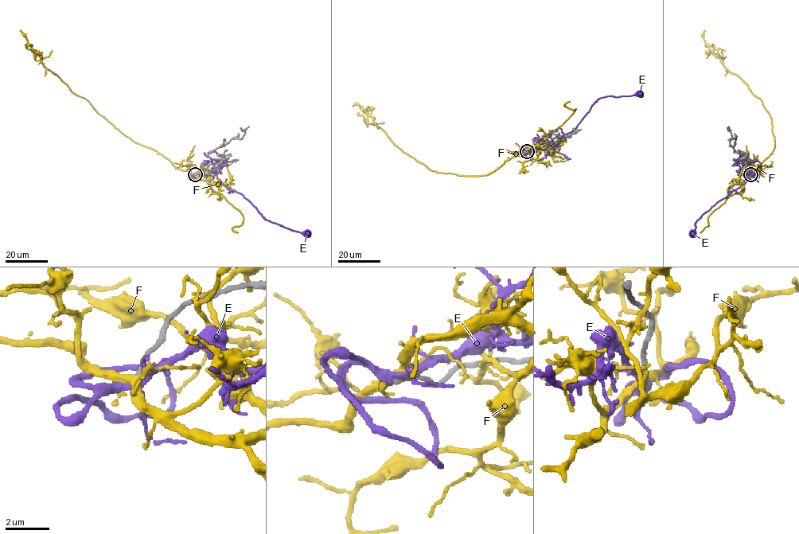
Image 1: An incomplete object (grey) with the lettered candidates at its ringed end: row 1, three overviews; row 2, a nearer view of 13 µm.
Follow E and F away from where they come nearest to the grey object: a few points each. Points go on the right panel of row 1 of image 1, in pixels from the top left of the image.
E: (750, 175), (746, 172), (750, 174), (742, 186), (697, 220), (695, 234), (692, 233)
F: (750, 174), (773, 150), (772, 118), (761, 101), (709, 49), (703, 36), (704, 30)

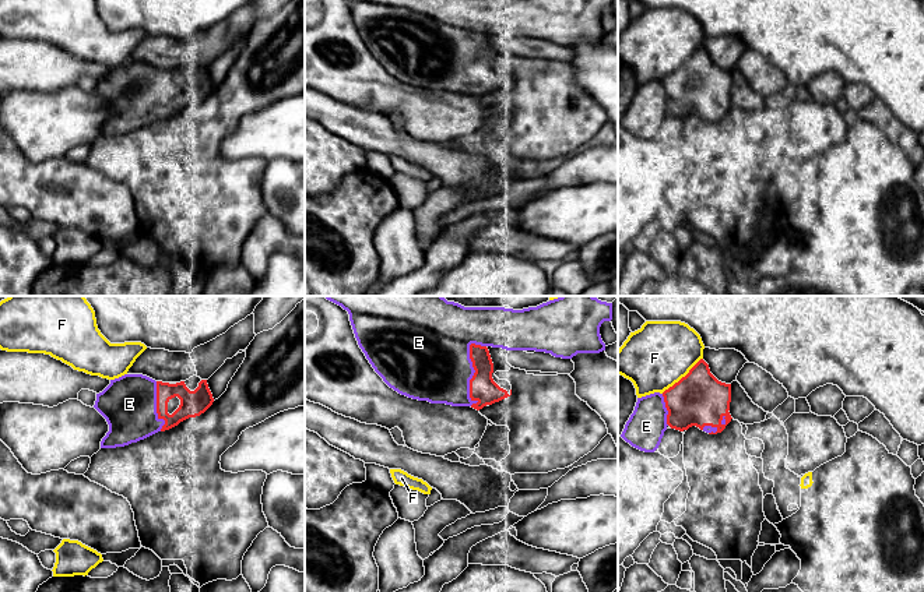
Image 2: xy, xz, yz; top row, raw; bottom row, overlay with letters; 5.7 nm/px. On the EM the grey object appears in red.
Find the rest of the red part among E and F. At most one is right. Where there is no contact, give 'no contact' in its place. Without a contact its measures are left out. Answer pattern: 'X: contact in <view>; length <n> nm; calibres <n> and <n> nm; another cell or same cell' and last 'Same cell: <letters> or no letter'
E: contact in xz; length 360 nm; calibres 160 and 440 nm; same cell
F: contact in yz; length 320 nm; calibres 300 and 380 nm; another cell
Same cell: E

